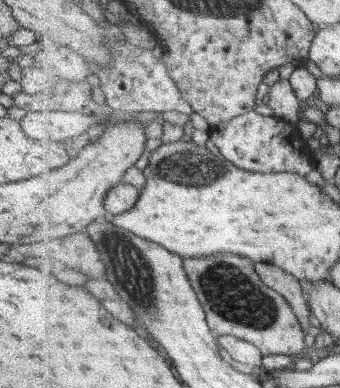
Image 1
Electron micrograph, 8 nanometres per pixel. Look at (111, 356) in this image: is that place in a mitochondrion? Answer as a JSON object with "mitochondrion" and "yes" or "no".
{"mitochondrion":"no"}

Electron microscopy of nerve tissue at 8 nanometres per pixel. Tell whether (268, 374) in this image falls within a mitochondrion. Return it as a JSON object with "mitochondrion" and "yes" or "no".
{"mitochondrion":"no"}

